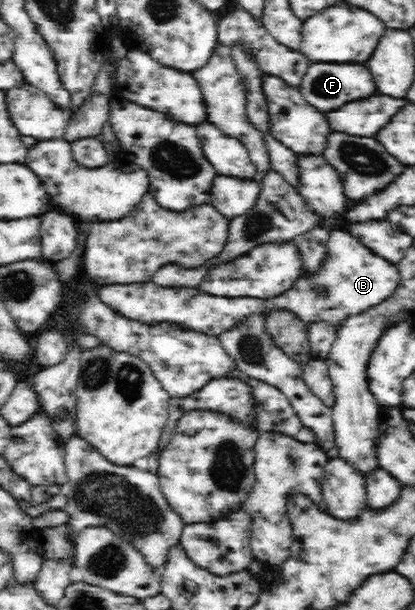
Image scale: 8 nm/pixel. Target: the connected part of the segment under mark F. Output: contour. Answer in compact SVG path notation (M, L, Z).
M312 64L305 76L301 77L299 92L307 104L325 113L337 110L347 102L373 96L377 86L373 82L373 74L363 64Z

